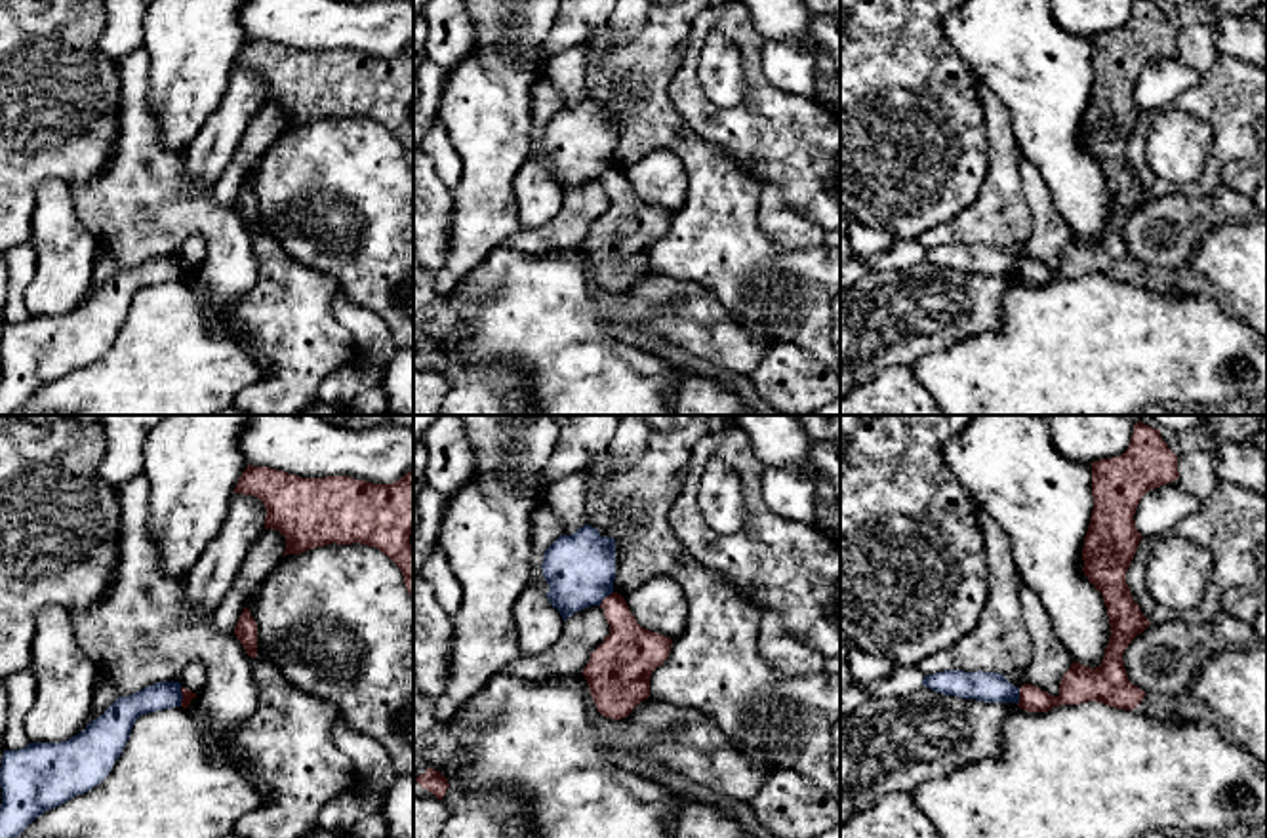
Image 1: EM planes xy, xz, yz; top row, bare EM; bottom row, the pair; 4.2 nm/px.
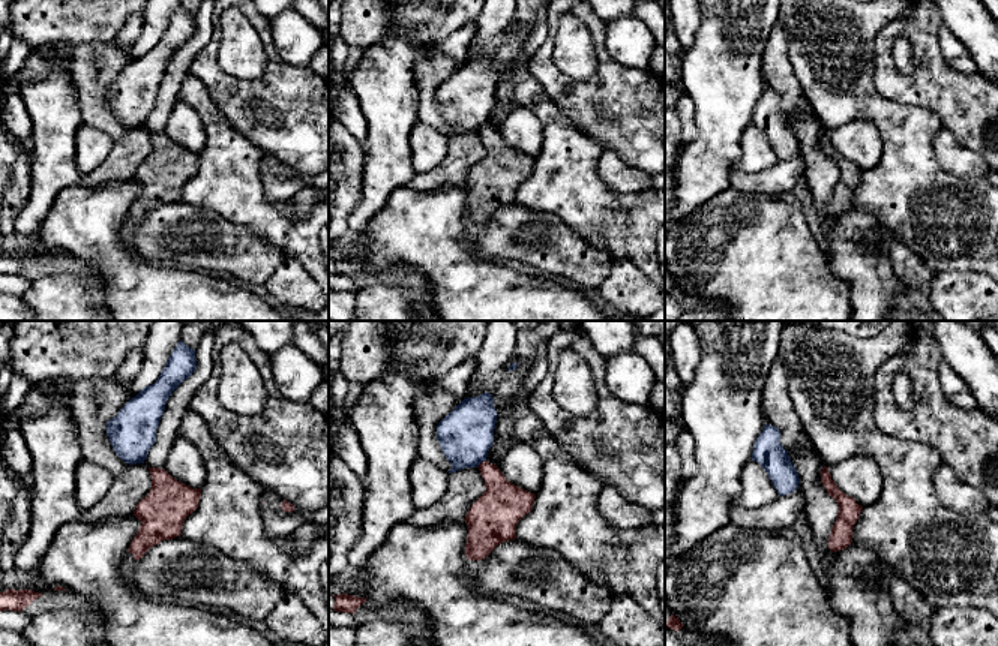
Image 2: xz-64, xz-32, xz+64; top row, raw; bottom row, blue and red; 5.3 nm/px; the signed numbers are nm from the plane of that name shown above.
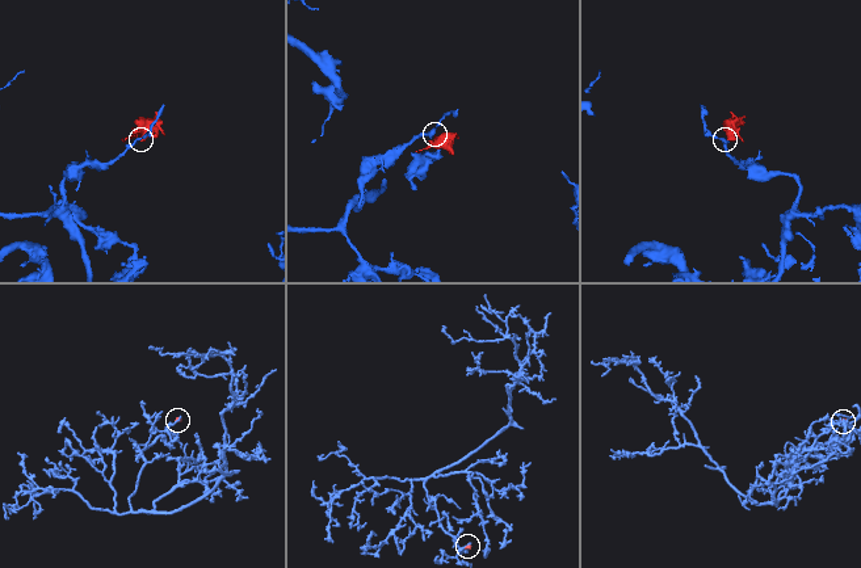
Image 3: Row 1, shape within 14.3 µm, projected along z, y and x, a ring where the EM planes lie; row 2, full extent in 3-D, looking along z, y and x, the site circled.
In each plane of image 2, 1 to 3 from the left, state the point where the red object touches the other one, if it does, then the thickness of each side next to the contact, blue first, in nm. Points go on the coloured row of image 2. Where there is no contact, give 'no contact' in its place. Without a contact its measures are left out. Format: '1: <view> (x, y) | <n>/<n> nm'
1: no contact
2: xz-32 (480, 462) | 300/220 nm
3: no contact

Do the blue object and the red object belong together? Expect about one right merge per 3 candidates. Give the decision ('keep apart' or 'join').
keep apart

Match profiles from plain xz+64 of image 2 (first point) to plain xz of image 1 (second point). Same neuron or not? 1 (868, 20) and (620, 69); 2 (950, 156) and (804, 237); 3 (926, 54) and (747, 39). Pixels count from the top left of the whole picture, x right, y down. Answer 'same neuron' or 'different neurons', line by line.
1: same neuron
2: same neuron
3: same neuron

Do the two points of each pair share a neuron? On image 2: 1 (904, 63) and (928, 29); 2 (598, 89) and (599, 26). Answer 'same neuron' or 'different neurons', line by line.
1: different neurons
2: same neuron

